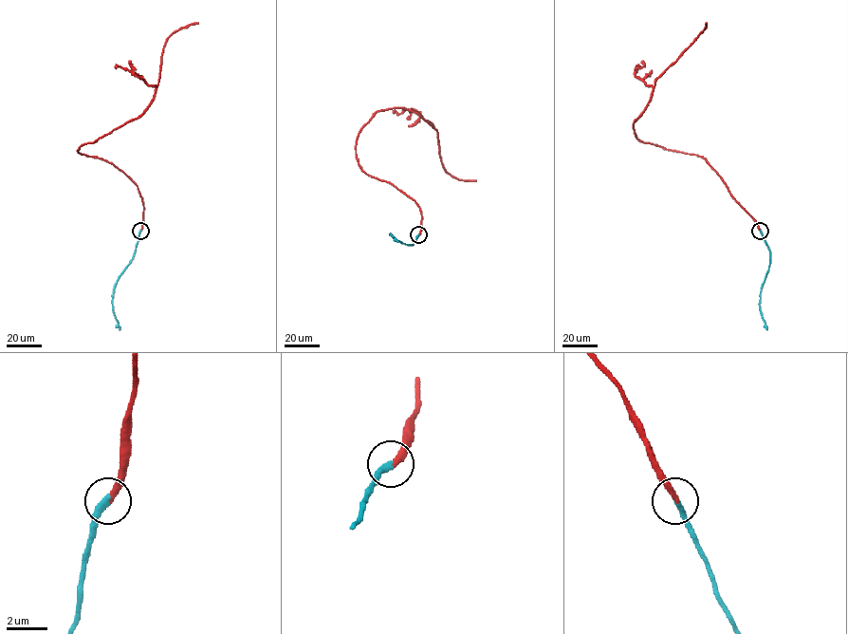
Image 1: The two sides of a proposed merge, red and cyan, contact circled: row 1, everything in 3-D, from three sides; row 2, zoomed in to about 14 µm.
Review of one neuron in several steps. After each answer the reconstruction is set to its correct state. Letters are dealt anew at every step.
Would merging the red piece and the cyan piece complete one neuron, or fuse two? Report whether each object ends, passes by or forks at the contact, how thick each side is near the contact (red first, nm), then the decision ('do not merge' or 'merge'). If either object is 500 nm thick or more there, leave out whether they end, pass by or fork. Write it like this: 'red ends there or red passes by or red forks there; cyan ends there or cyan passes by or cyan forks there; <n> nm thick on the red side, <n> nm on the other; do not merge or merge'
red ends there; cyan ends there; 280 nm thick on the red side, 340 nm on the other; merge

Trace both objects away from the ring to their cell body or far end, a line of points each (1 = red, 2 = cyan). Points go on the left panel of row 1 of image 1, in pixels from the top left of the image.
1: (140, 231), (143, 203), (138, 186), (112, 164), (77, 151), (138, 118), (153, 98), (166, 39), (198, 23)
2: (140, 231), (133, 258), (114, 288), (112, 310), (119, 330)

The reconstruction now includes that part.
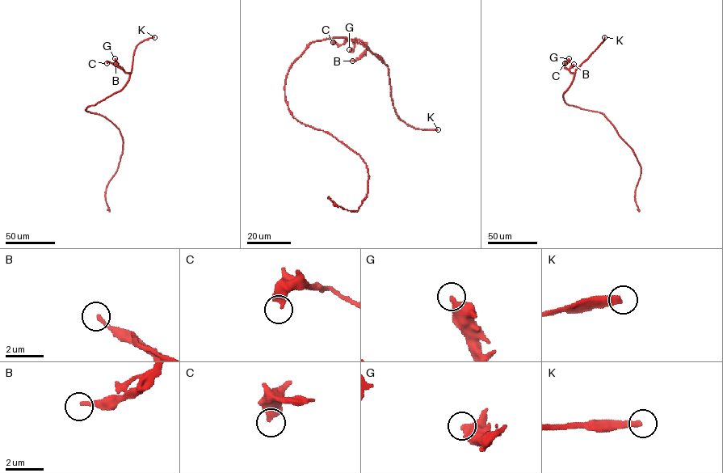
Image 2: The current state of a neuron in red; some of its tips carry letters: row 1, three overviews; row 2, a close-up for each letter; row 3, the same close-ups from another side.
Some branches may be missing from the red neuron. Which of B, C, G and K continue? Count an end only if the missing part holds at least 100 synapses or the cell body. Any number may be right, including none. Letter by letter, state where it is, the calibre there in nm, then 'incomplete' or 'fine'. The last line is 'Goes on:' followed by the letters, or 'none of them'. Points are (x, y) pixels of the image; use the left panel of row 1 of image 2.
B: at (115, 64); 190 nm thick; fine
C: at (107, 63); 420 nm thick; fine
G: at (115, 58); 440 nm thick; fine
K: at (154, 37); 320 nm thick; incomplete
Goes on: K

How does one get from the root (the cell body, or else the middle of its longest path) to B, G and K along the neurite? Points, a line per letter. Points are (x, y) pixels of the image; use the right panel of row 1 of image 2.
B: (594, 111), (565, 102), (563, 94), (573, 76), (569, 69), (573, 64)
G: (594, 111), (565, 102), (563, 94), (573, 76), (564, 67), (569, 58)
K: (594, 111), (567, 104), (563, 94), (573, 80), (575, 69), (604, 37)

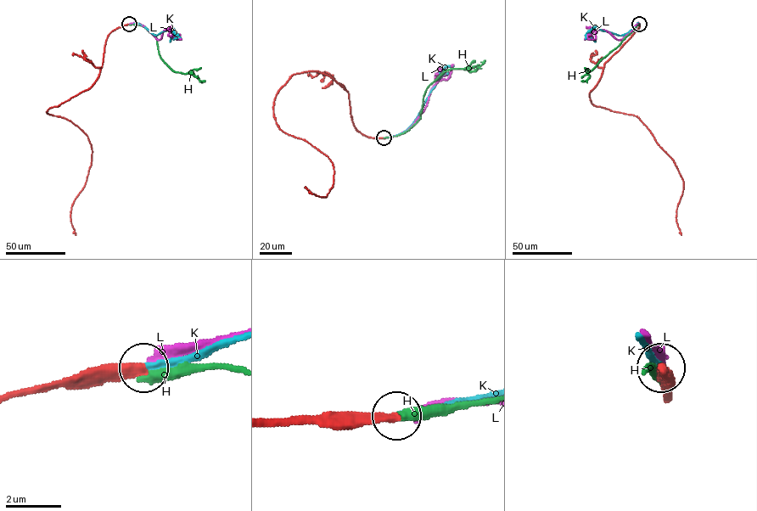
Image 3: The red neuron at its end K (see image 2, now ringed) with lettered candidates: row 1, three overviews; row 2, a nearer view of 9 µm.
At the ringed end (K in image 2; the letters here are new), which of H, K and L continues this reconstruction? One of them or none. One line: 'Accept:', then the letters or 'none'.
Accept: K

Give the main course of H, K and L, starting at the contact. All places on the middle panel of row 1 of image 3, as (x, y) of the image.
H: (384, 137), (404, 133), (419, 119), (424, 92), (441, 74), (456, 69), (473, 71), (485, 60)
K: (384, 137), (401, 133), (409, 126), (438, 79)
L: (384, 137), (403, 133), (412, 125), (426, 105), (432, 87), (447, 79), (451, 69), (446, 75), (434, 73)

